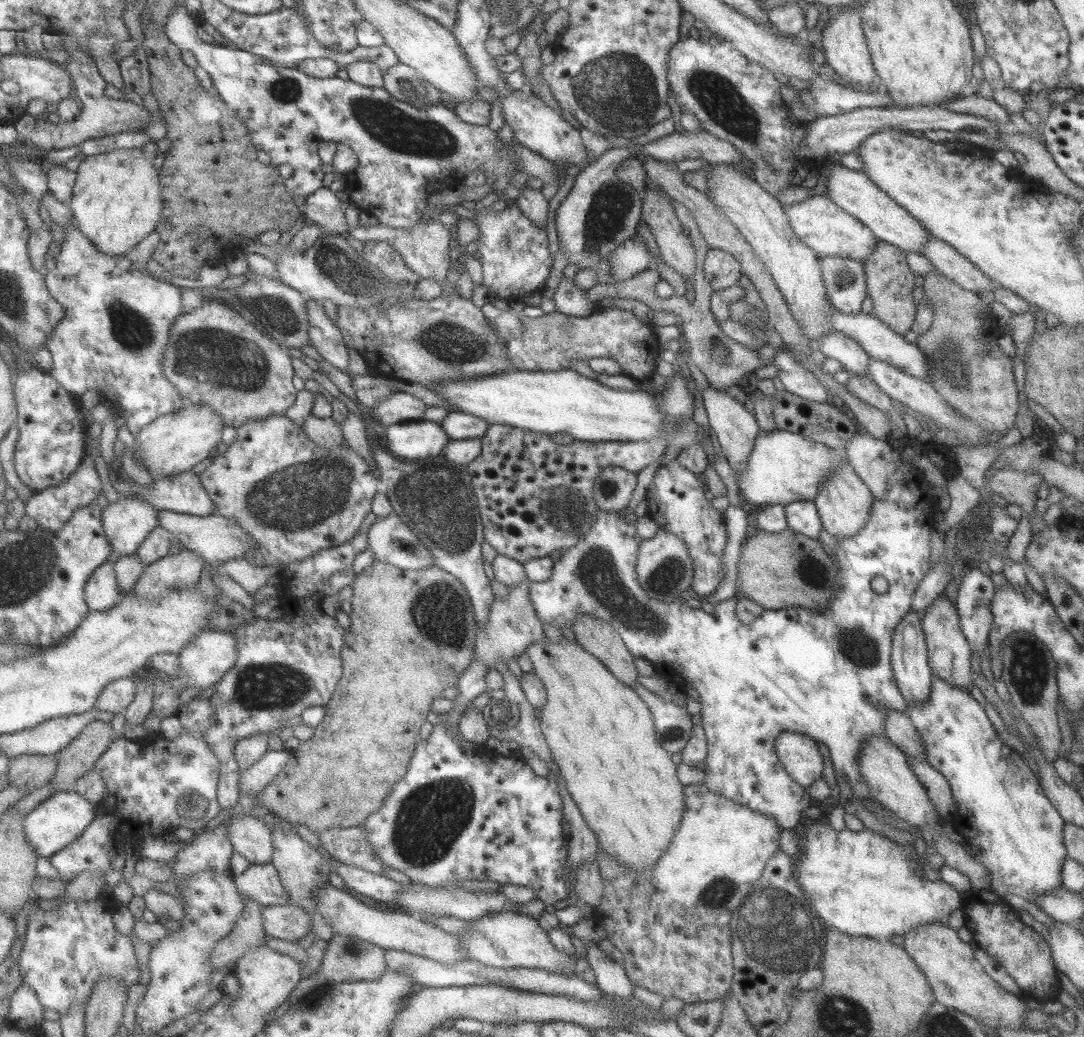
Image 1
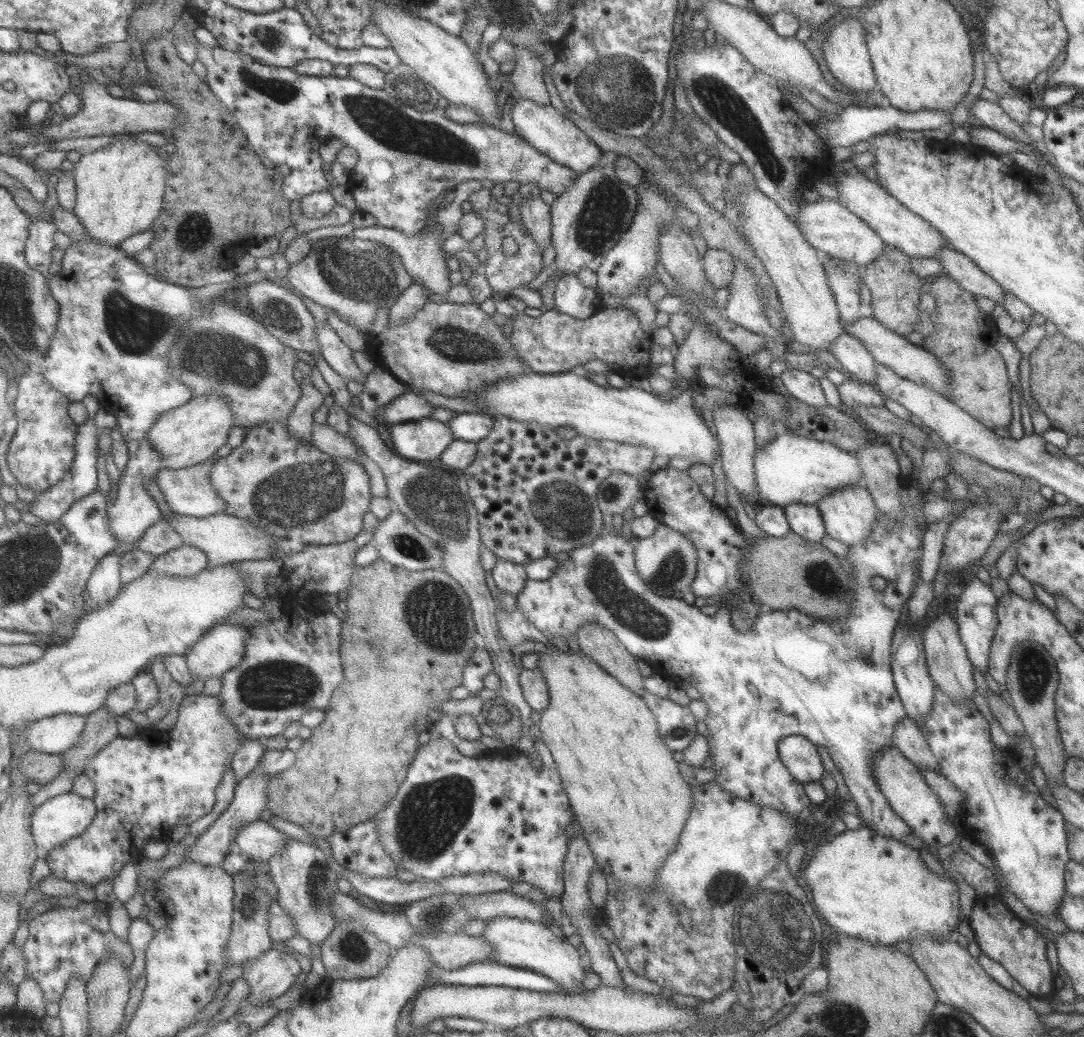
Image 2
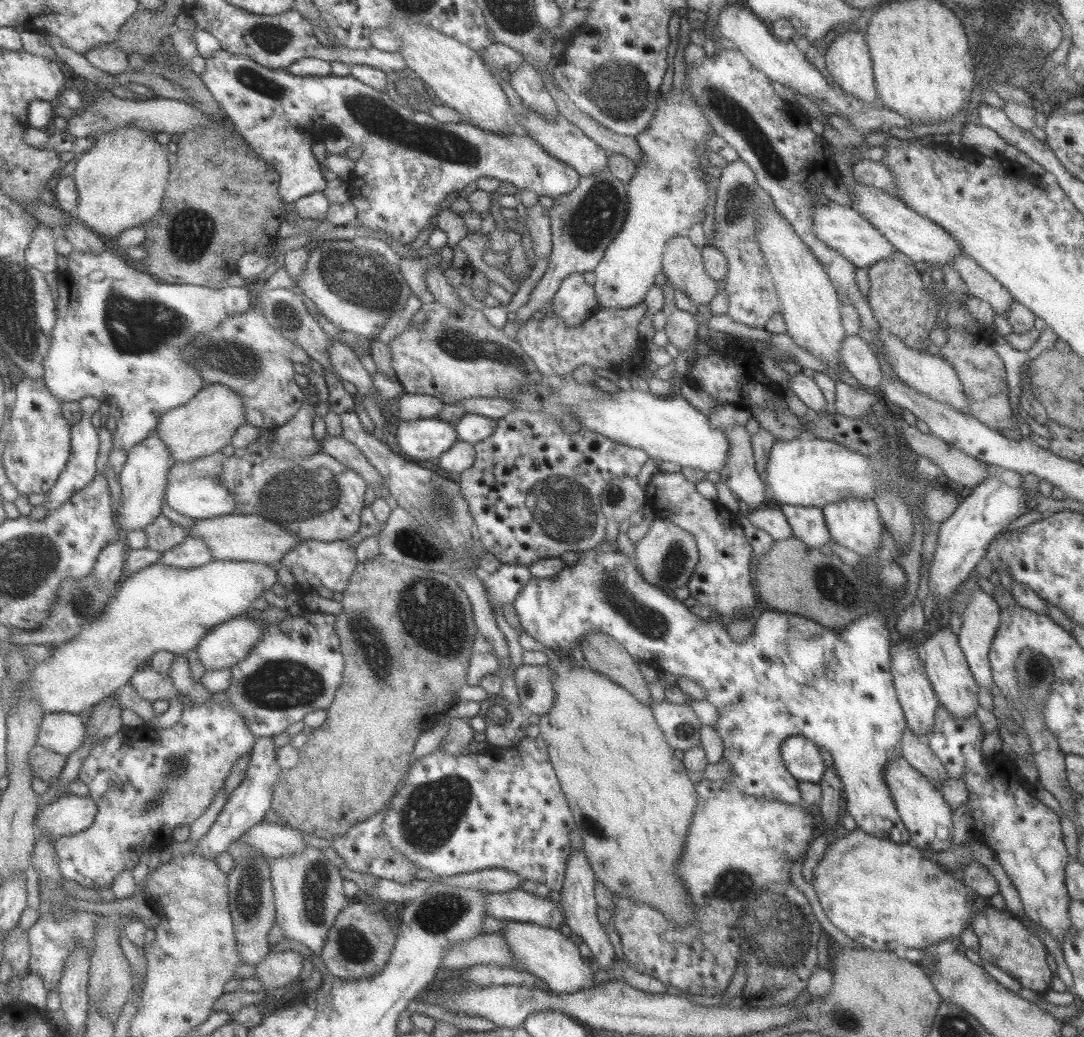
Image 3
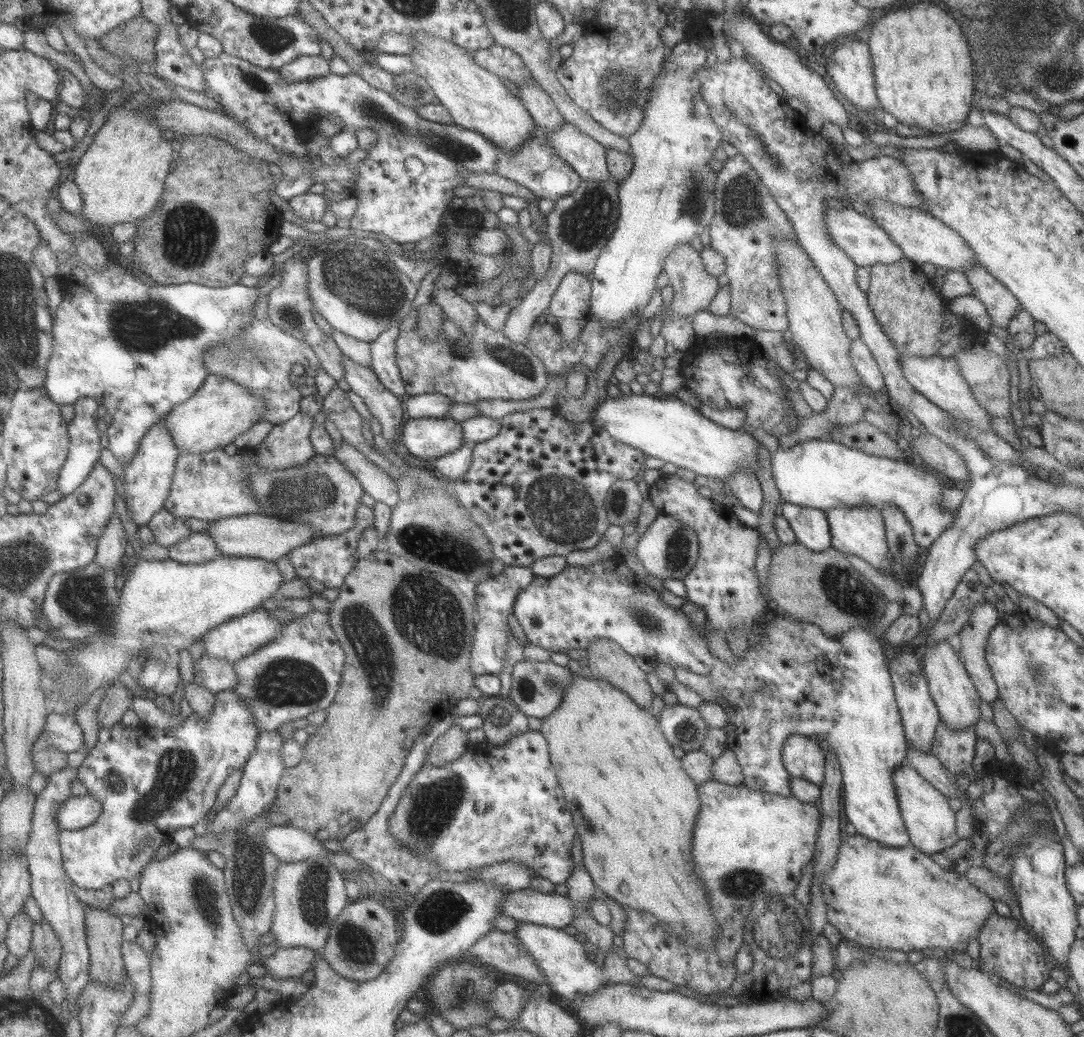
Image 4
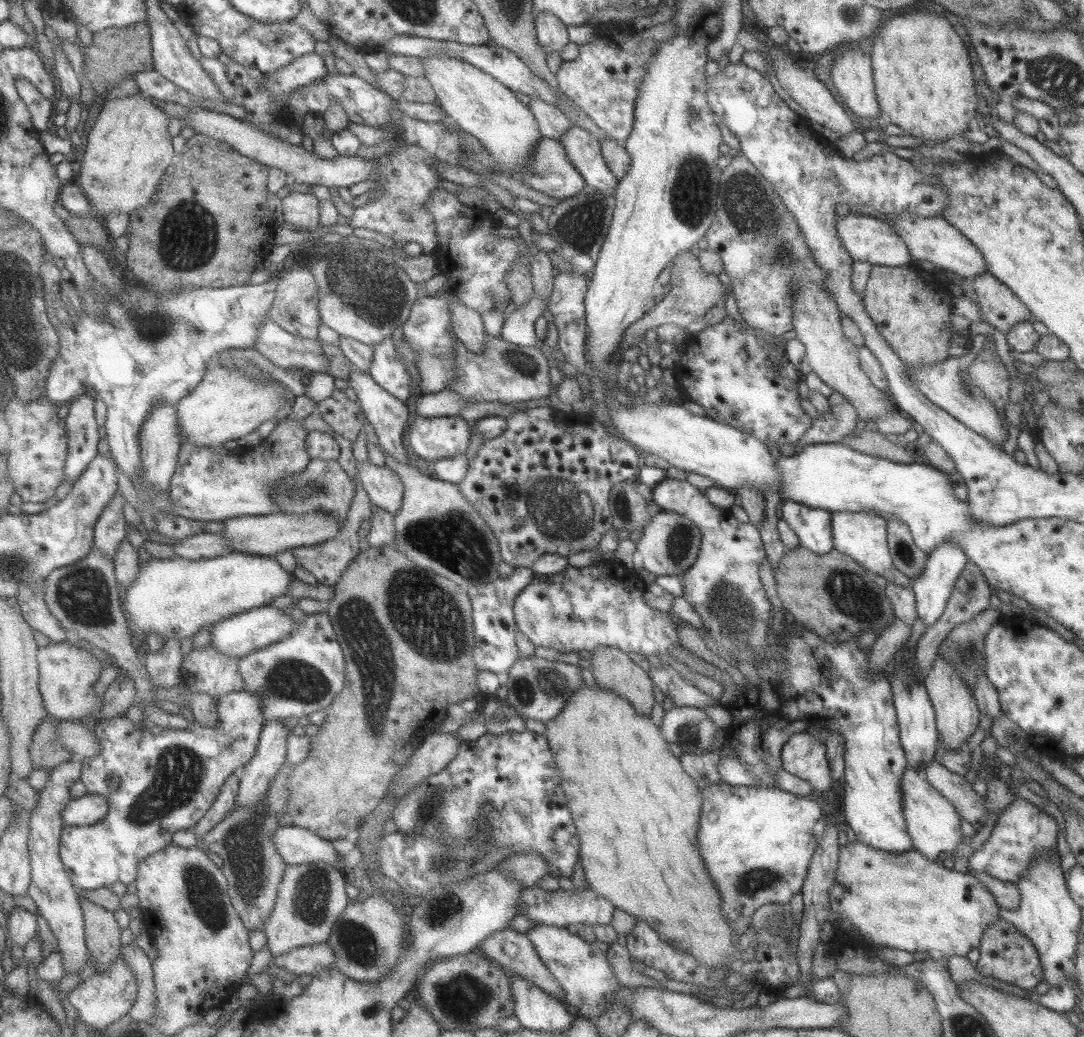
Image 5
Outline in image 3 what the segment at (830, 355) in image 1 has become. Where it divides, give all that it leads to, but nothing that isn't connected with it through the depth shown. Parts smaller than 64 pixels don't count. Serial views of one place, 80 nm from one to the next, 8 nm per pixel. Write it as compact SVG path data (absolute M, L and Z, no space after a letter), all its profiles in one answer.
M858 334L843 339L839 358L860 386L877 391L883 374L872 348Z

